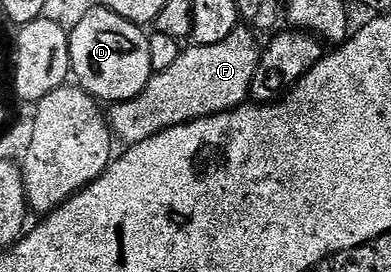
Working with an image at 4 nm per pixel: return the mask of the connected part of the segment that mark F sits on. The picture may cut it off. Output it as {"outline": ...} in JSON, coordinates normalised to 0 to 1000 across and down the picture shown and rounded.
{"outline":[[[611,103],[593,118],[593,132],[583,132],[583,147],[563,147],[563,162],[542,162],[540,169],[488,165],[483,176],[468,180],[463,206],[450,221],[450,235],[440,235],[440,250],[430,250],[419,265],[394,272],[350,360],[299,379],[284,401],[292,408],[279,408],[276,445],[299,518],[304,526],[322,522],[312,529],[366,522],[442,463],[458,463],[504,434],[529,434],[575,404],[598,404],[621,386],[637,364],[645,279],[660,257],[665,169],[650,158],[650,140],[655,140],[650,110]]]}

